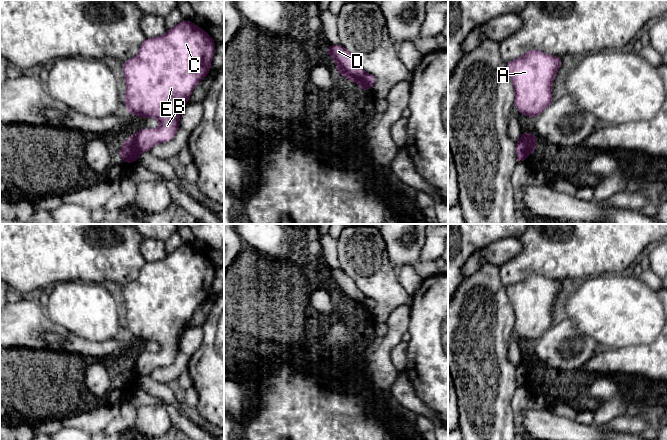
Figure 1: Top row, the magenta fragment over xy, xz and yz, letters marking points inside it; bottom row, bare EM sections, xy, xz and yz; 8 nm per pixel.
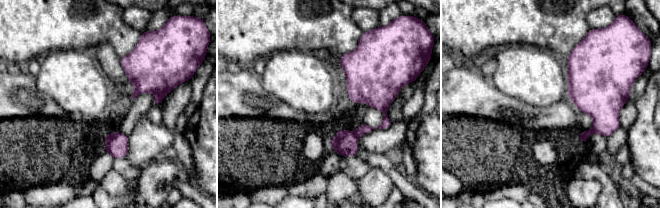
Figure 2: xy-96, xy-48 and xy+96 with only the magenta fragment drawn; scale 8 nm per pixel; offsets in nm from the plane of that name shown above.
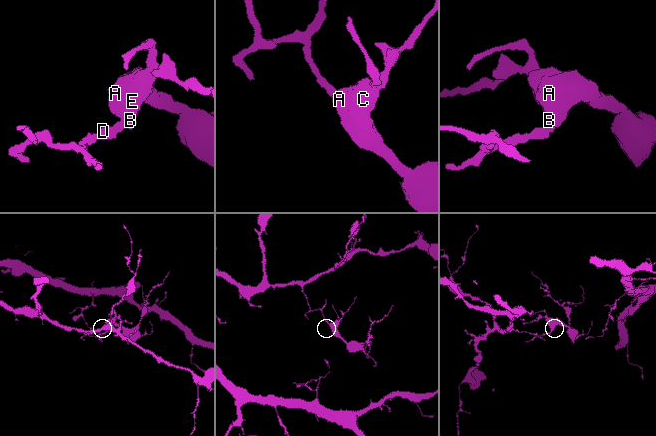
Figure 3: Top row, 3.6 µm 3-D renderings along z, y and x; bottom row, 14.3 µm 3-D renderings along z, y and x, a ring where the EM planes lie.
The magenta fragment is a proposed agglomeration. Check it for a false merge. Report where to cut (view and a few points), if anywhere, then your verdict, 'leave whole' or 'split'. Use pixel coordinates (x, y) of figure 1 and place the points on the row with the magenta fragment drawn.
cut in xy along (131, 136), (134, 144), (141, 151); split

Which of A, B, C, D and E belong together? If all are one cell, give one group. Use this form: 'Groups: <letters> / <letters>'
Groups: A B C E / D

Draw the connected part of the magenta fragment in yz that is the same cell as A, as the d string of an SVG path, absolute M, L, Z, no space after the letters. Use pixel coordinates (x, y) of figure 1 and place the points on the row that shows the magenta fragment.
M529 50L523 56L506 63L515 92L514 106L521 115L536 118L553 102L552 83L561 65L562 57L538 50Z

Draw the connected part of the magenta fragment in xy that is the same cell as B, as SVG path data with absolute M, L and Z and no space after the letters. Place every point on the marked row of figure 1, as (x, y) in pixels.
M183 20L165 34L146 38L136 56L122 64L127 89L124 96L126 110L142 119L155 117L160 126L156 129L140 129L132 135L141 152L149 152L157 143L171 141L179 128L180 113L195 88L208 74L215 53L216 43L207 31Z

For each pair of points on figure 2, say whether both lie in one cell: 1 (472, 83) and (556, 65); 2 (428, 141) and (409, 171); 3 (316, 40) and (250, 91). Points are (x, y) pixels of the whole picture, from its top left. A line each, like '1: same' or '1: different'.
1: different
2: different
3: different

